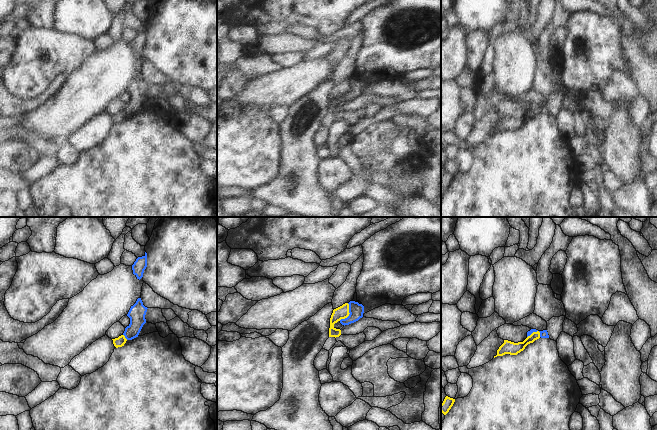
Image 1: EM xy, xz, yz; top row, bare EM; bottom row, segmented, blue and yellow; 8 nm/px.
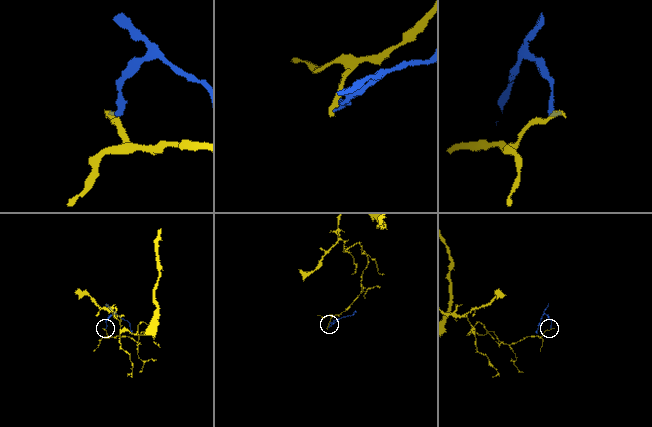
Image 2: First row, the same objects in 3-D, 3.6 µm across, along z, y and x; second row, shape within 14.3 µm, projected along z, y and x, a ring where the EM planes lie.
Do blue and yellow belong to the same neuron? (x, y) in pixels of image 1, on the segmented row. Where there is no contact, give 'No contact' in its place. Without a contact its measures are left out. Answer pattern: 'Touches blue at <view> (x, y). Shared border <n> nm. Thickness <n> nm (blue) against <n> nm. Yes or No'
Touches blue at xz (349, 314). Shared border 160 nm. Thickness 120 nm (blue) against 110 nm. No.

